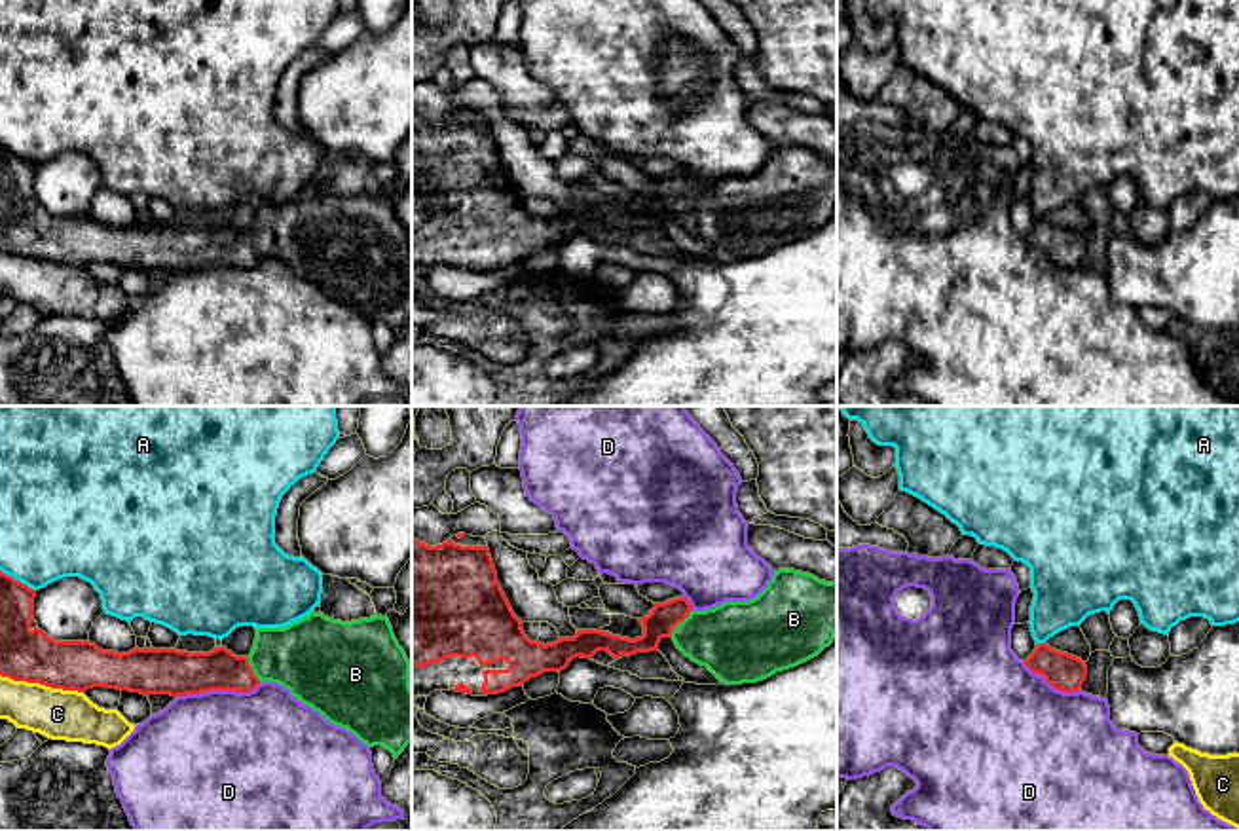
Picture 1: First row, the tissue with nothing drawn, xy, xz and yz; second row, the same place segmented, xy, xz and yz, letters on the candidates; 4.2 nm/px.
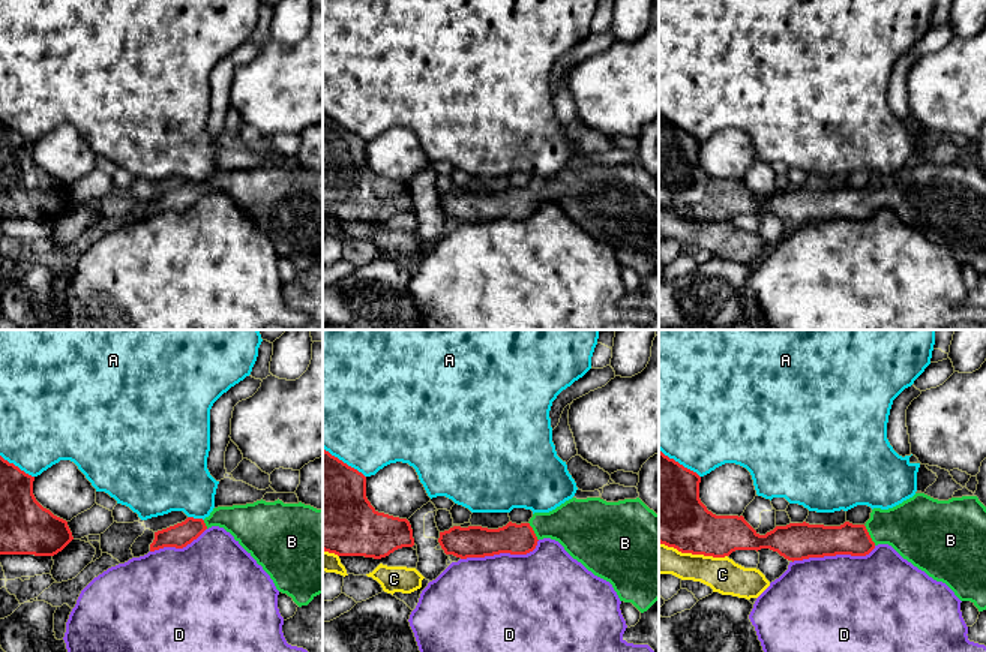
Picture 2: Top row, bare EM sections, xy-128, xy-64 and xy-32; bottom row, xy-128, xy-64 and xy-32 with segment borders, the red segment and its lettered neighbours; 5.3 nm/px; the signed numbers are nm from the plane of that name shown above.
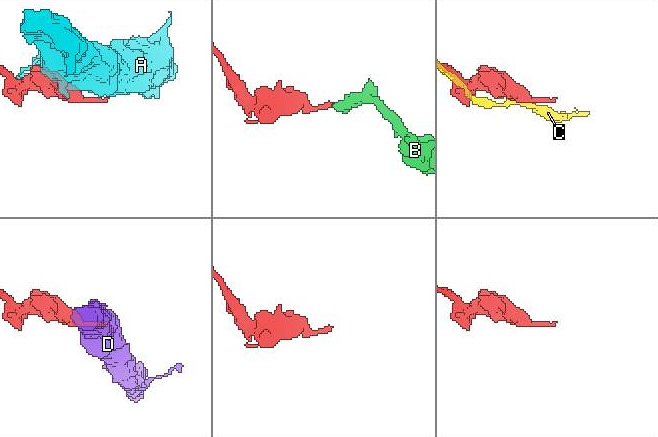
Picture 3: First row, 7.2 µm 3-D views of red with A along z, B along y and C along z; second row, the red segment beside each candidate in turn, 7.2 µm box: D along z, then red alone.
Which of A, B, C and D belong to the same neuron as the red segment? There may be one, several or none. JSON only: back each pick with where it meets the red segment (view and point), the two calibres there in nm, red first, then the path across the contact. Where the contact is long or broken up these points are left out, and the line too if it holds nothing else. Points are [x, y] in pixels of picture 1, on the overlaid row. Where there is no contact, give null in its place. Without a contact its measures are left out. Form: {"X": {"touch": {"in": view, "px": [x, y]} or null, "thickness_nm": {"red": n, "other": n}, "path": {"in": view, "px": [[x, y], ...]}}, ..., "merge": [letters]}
{"B": {"touch": {"in": "xz", "px": [680, 621]}, "thickness_nm": {"red": 120, "other": 320}, "path": {"in": "xz", "px": [[665, 617], [680, 621], [697, 634], [735, 640]]}}, "merge": ["B"]}

